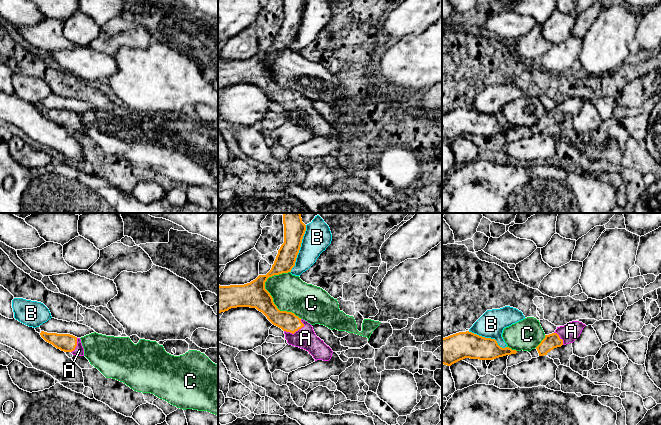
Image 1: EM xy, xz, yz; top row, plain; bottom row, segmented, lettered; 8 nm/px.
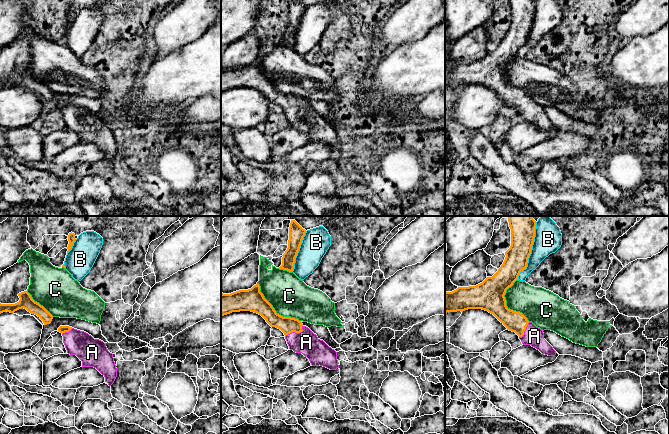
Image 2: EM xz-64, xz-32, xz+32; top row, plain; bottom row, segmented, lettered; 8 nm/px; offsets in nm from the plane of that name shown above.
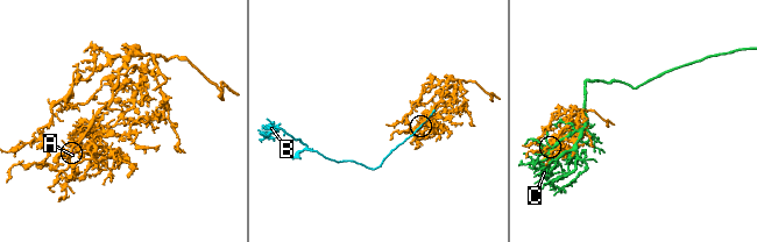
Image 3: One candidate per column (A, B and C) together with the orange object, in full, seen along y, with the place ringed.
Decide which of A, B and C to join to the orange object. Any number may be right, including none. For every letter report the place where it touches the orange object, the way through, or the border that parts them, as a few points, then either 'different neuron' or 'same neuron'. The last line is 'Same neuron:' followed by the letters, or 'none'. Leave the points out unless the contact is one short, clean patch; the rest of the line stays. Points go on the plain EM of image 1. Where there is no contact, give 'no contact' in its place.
A: meets orange in xz at (294, 108); runs through xz (287, 97), (294, 108), (300, 109), (305, 114); same neuron
B: meets orange in xz at (299, 25); different neuron
C: meets orange in xz at (274, 80); different neuron
Same neuron: A

